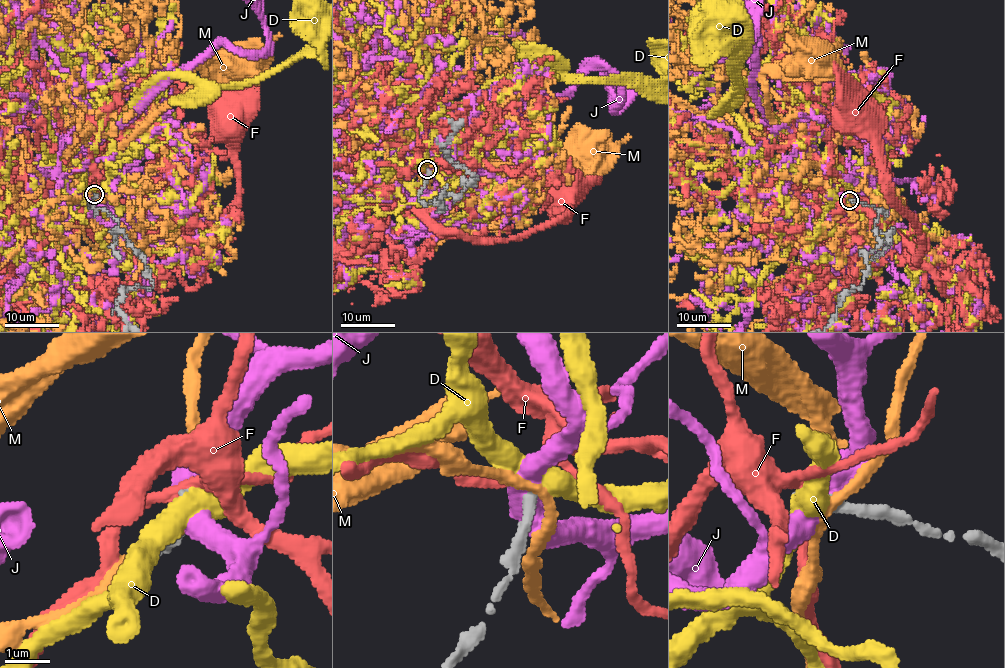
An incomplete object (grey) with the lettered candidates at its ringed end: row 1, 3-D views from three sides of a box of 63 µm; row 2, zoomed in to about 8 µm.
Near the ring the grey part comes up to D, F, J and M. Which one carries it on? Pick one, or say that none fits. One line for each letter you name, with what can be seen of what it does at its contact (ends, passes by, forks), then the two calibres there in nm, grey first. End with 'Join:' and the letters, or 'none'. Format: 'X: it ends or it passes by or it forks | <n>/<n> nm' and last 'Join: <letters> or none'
Join: none

